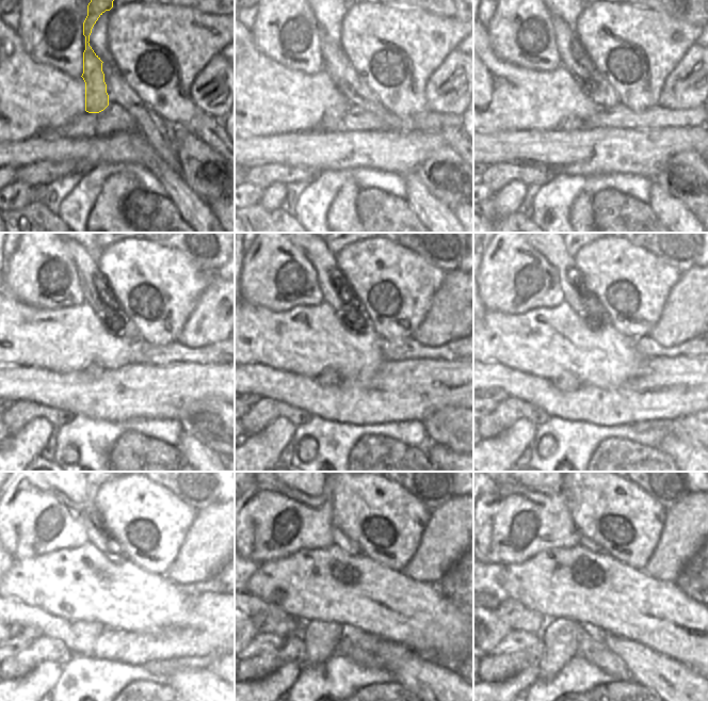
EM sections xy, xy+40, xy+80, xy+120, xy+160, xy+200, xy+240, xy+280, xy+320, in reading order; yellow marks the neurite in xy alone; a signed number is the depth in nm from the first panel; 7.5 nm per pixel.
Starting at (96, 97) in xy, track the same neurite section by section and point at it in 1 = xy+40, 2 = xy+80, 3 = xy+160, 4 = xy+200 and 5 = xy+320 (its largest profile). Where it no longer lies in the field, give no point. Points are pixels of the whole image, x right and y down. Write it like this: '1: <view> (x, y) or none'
1: xy+40 (332, 117)
2: xy+80 (572, 123)
3: xy+160 (328, 378)
4: xy+200 (567, 382)
5: xy+320 (560, 636)

